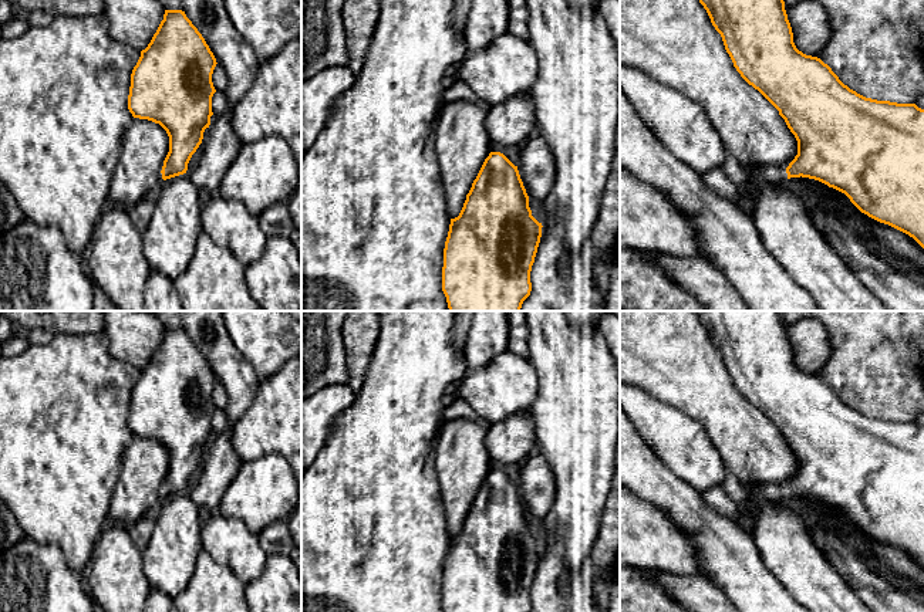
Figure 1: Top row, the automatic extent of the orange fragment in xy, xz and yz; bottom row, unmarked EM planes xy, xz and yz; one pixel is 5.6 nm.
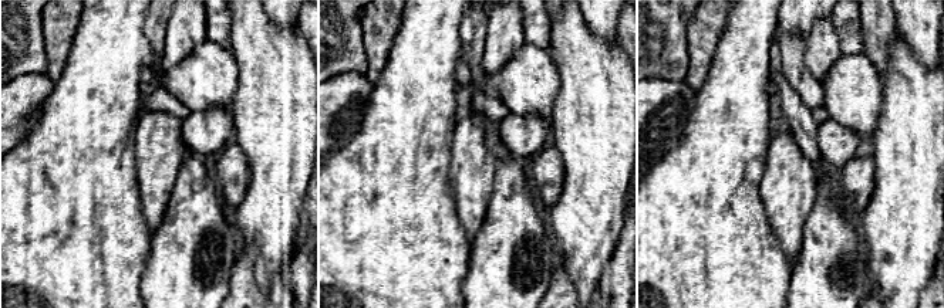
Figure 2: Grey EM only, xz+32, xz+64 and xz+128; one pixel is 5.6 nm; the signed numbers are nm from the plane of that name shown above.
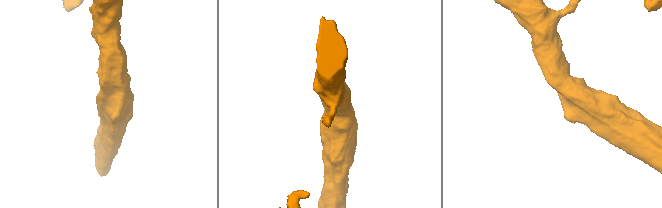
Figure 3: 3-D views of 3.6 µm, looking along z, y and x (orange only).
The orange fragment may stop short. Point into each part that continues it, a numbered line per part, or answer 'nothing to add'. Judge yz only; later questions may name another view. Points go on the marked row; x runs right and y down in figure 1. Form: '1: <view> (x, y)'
1: yz (774, 175)

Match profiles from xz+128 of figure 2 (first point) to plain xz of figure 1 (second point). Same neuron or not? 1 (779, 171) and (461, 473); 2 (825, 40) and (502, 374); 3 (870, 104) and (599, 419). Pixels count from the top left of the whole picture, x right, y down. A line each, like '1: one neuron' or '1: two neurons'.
1: one neuron
2: two neurons
3: two neurons

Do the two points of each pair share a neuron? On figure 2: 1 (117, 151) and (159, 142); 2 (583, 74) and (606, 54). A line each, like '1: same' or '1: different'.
1: different
2: same

